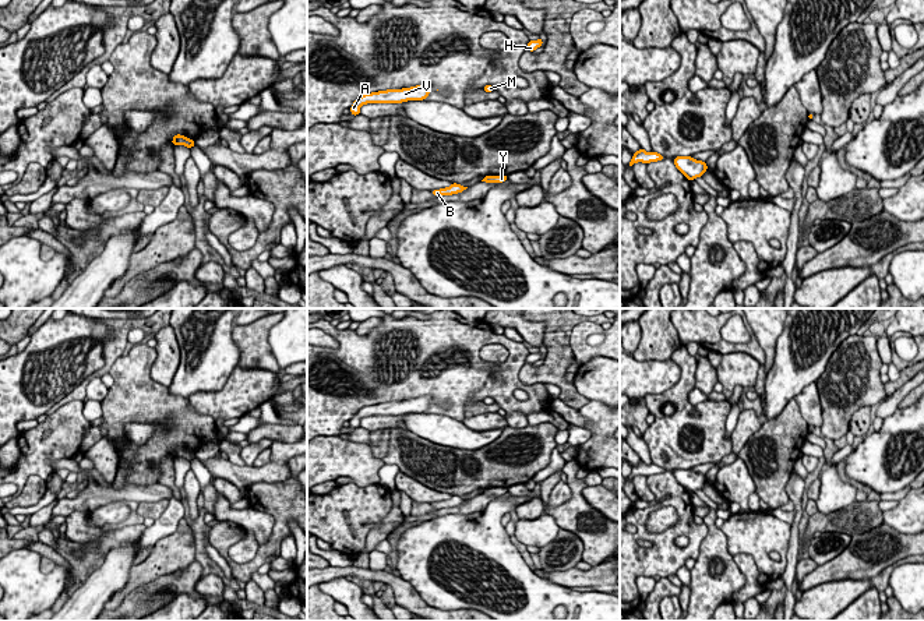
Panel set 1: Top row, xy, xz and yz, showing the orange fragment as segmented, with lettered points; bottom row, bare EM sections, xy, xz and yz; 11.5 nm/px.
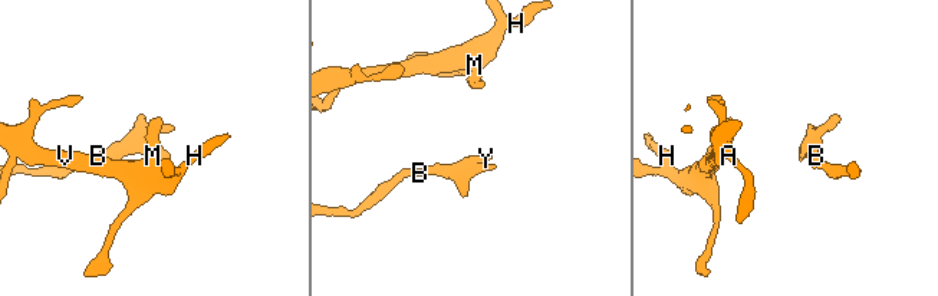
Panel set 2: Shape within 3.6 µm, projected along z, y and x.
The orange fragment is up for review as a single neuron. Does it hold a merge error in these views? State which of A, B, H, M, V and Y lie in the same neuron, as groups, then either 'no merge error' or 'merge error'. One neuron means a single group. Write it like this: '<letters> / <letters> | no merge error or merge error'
A B H M V Y | no merge error

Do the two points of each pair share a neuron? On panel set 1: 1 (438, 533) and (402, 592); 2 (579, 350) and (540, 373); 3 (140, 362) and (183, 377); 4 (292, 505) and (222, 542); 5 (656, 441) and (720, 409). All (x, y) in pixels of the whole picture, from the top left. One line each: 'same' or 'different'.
1: different
2: different
3: different
4: same
5: same

